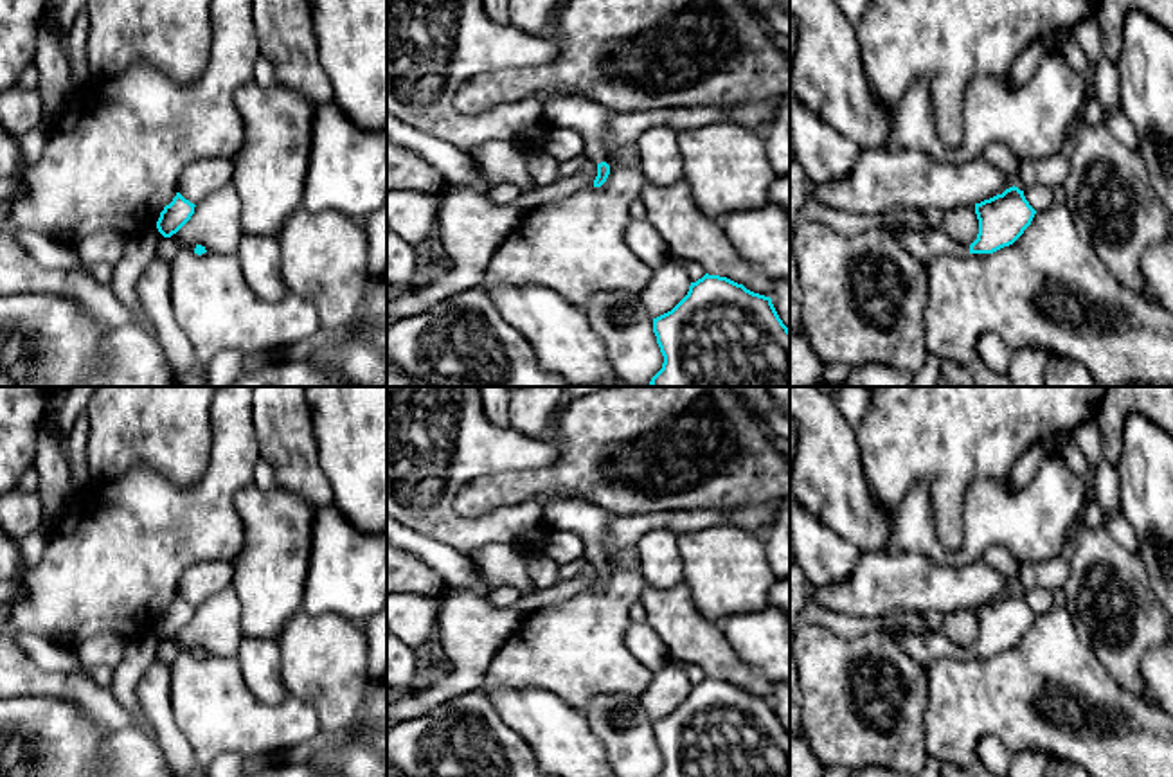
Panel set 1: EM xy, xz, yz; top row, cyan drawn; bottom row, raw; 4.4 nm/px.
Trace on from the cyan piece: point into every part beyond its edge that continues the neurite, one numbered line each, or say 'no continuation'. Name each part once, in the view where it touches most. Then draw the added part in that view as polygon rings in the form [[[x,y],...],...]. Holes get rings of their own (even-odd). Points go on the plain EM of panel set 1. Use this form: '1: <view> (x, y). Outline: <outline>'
1: xz (578, 515). Outline: [[[561,496],[542,505],[545,525],[556,531],[576,532],[585,541],[585,556],[594,567],[606,563],[601,540],[613,518],[603,507],[583,496]]]

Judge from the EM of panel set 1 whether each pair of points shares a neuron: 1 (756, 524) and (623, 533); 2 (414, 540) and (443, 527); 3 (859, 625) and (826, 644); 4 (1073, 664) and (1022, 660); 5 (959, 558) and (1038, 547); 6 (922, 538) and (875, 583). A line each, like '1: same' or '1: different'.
1: same
2: different
3: different
4: same
5: same
6: different

